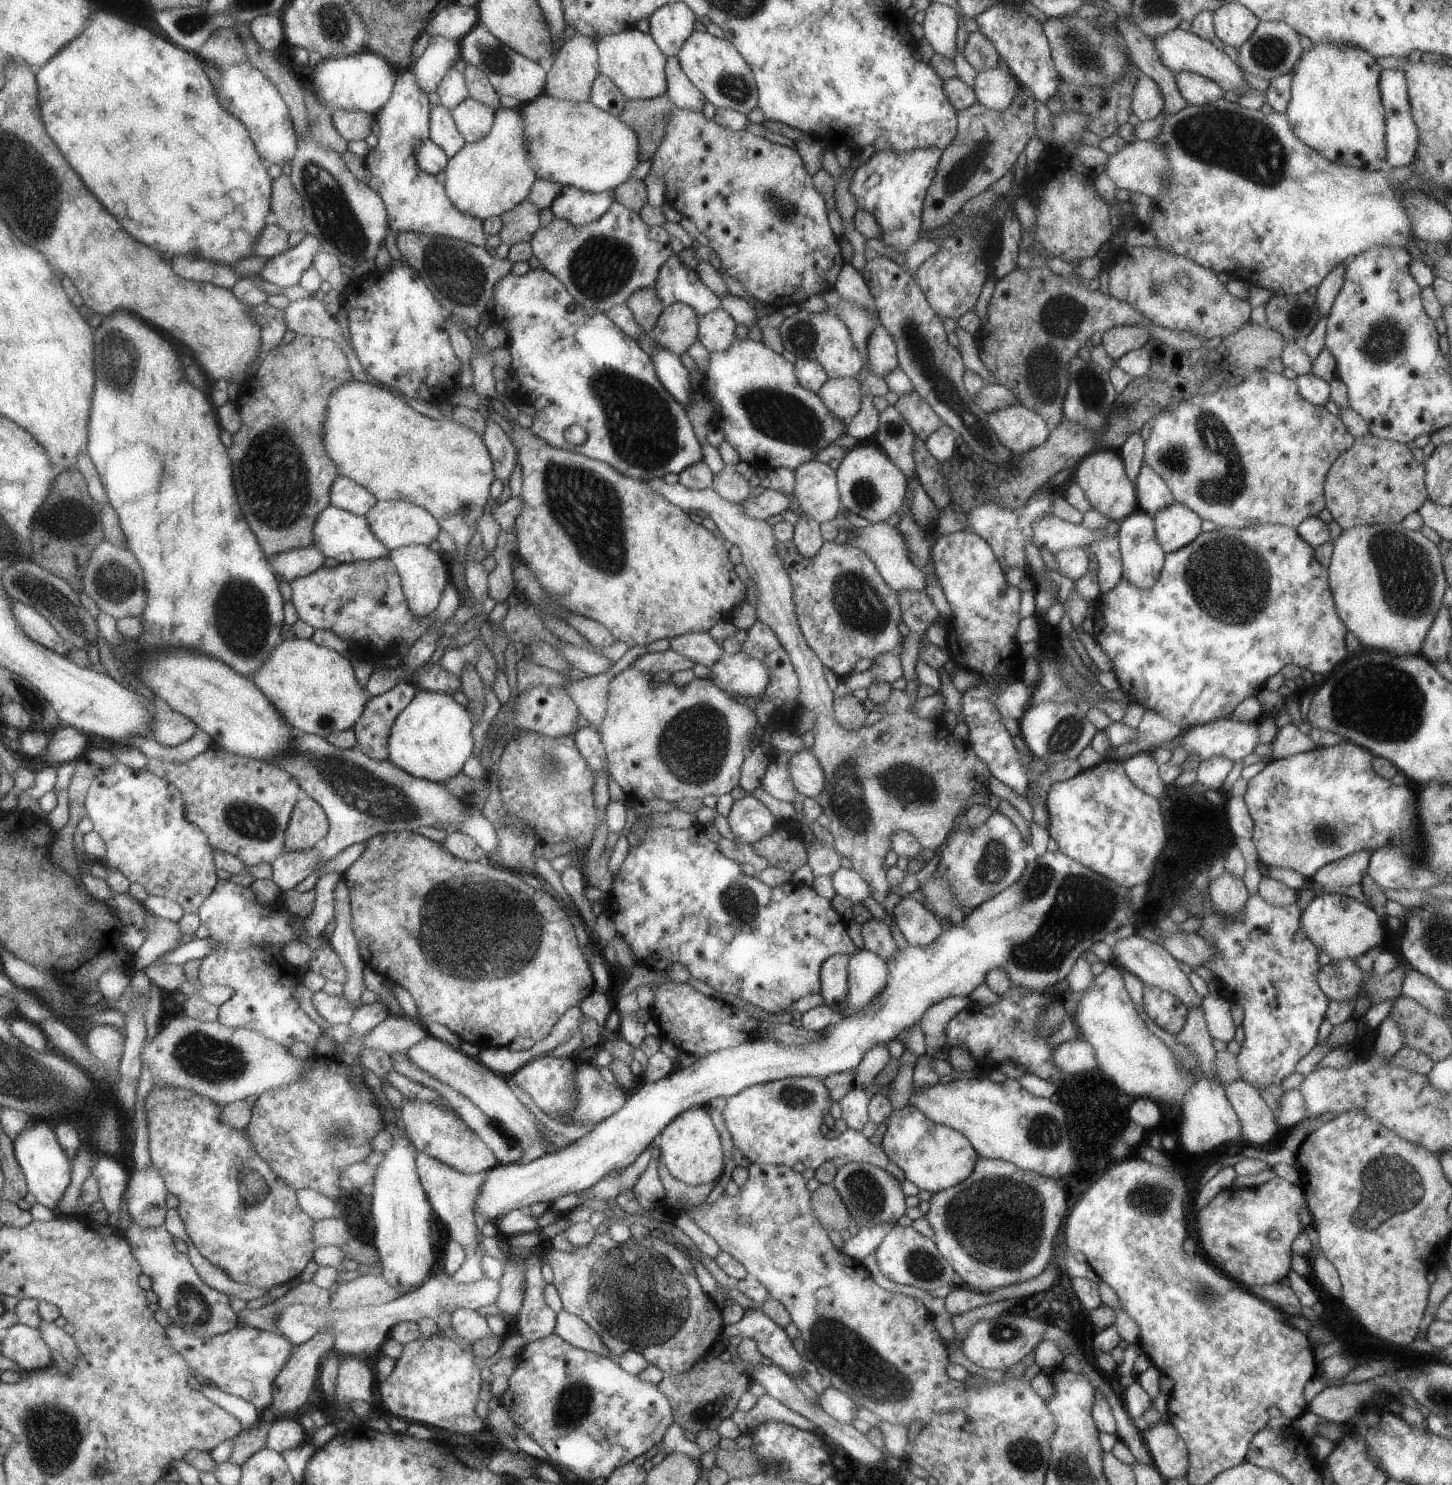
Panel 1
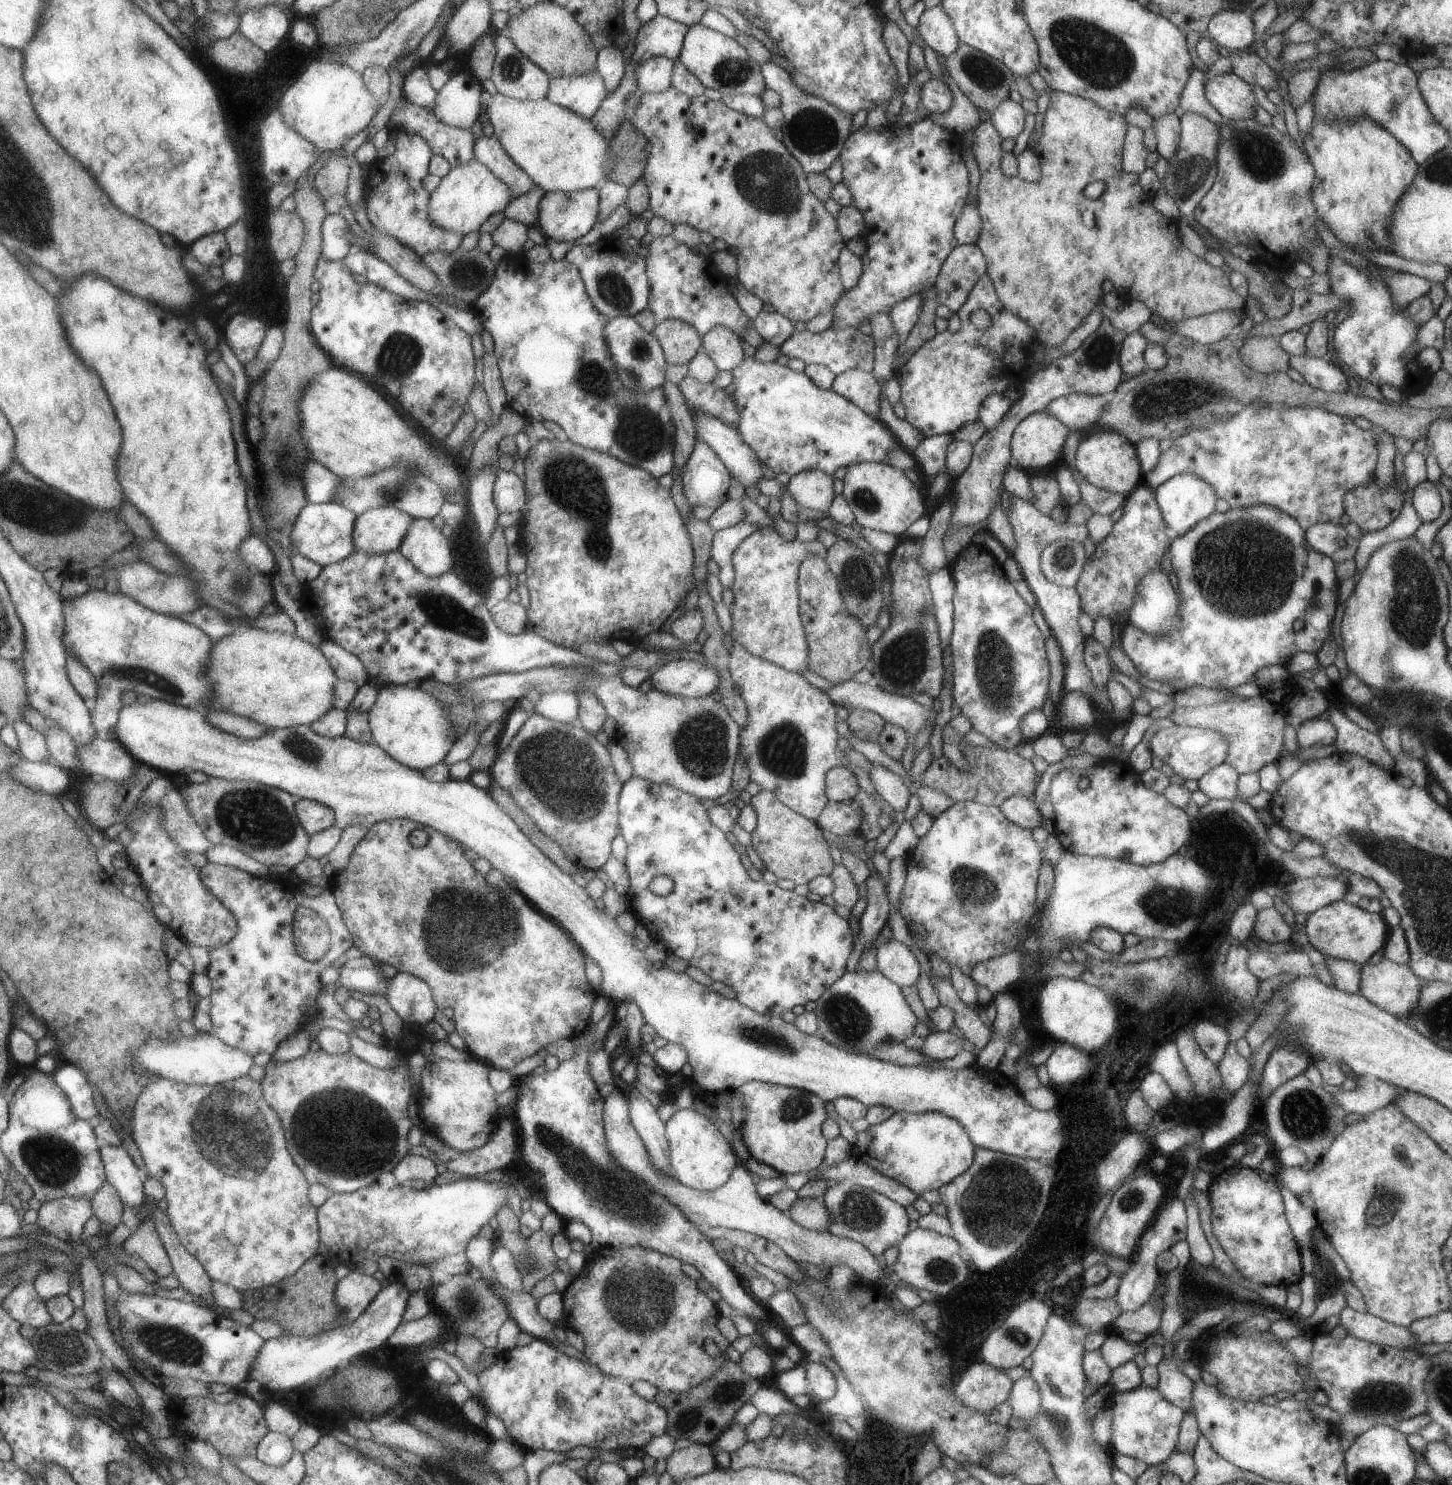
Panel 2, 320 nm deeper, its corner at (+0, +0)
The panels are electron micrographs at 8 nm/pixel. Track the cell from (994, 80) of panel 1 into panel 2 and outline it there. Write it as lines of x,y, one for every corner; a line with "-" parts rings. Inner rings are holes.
1008,97
998,105
998,108
995,108
990,118
1002,140
1005,138
1015,140
1020,132
1024,130
1024,116
1026,114
1027,112
1020,104

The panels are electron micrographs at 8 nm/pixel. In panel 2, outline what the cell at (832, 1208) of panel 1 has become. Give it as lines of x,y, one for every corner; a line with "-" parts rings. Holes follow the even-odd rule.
798,1197
786,1211
794,1222
810,1230
829,1231
831,1221
824,1200
810,1197

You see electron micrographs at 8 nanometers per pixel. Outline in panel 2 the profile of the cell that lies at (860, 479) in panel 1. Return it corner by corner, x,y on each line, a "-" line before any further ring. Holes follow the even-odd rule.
864,461
850,465
843,482
842,494
846,497
856,522
864,529
905,537
908,527
926,514
926,494
906,477
903,470
888,463

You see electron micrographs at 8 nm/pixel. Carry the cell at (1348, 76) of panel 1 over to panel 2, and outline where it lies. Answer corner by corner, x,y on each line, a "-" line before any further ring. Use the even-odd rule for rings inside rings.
1314,117
1312,132
1303,143
1306,155
1315,170
1315,179
1309,196
1319,218
1327,224
1340,242
1355,251
1390,251
1392,215
1399,198
1414,182
1414,177
1419,171
1419,164
1412,158
1410,151
1384,127
1378,126
1375,121
1366,117
1348,123
1336,123
1334,120
1327,123

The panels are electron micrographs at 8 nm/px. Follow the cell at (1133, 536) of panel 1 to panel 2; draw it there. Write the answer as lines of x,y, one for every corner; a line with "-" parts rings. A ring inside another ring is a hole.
1163,569
1150,571
1139,584
1129,622
1150,636
1167,635
1176,621
1179,604
1178,594

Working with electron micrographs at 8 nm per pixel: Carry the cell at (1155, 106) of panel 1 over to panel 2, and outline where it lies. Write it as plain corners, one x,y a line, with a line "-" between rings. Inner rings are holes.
1168,113
1159,117
1153,117
1153,126
1157,136
1157,151
1168,161
1174,158
1179,147
1181,135
1180,116

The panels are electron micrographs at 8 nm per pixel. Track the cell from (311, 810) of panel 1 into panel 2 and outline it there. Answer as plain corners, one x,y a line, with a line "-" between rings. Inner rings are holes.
298,799
295,811
304,830
312,836
335,824
334,811
312,799

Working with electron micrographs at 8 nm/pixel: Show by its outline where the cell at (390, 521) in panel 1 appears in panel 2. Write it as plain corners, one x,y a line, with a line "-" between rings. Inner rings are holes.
378,507
357,516
353,530
356,551
369,555
398,551
412,518
394,507

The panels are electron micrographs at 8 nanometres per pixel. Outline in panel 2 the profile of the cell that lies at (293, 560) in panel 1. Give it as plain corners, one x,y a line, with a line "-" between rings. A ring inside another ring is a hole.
250,535
242,541
239,548
242,560
265,575
272,575
277,570
277,560
264,538

